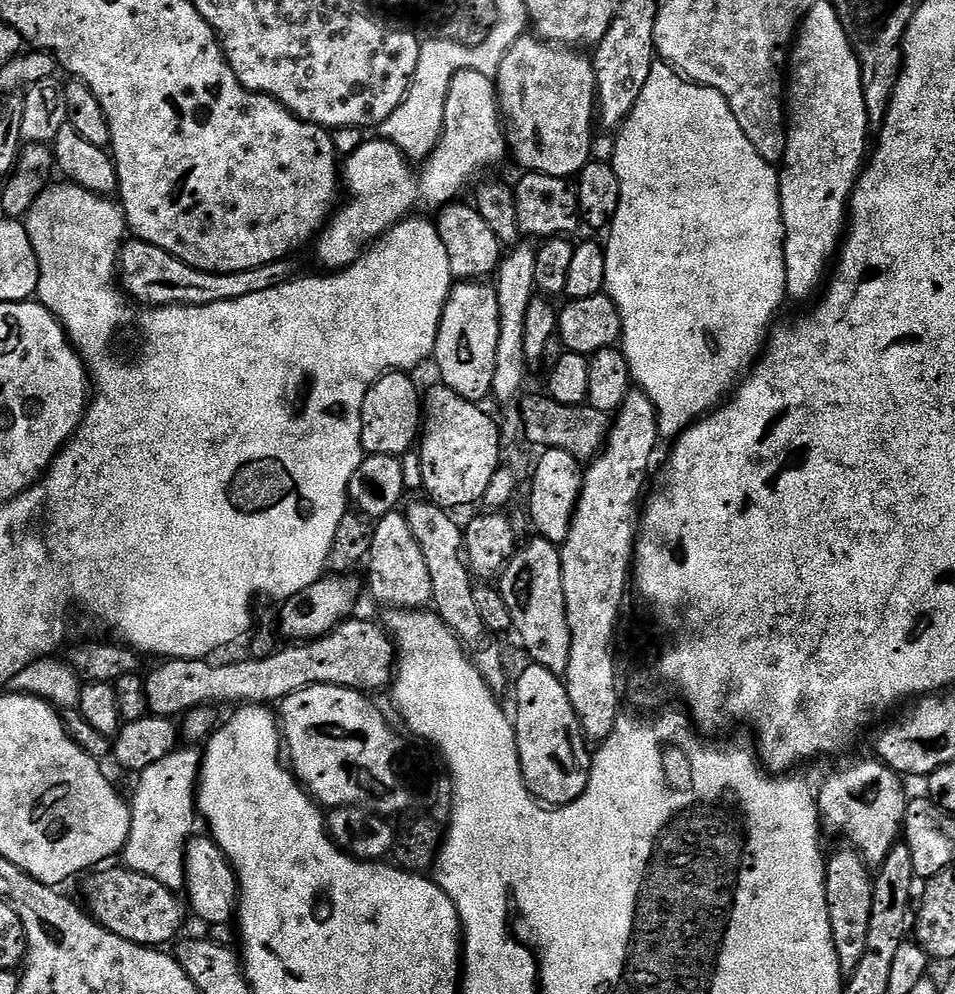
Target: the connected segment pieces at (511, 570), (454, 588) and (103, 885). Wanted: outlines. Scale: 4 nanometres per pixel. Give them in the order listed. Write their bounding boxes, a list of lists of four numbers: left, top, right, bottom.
[[498,538,570,677],[406,498,490,646],[84,866,181,948]]

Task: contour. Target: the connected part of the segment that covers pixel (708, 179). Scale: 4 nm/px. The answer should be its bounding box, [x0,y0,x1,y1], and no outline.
[604,62,788,438]

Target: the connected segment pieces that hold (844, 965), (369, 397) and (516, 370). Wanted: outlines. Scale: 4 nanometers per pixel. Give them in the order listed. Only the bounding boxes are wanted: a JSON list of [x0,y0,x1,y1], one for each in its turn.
[[824,846,874,974],[362,370,422,457],[491,242,538,405]]

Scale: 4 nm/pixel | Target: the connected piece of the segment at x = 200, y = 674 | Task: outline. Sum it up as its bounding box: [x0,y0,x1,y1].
[144,618,396,718]

